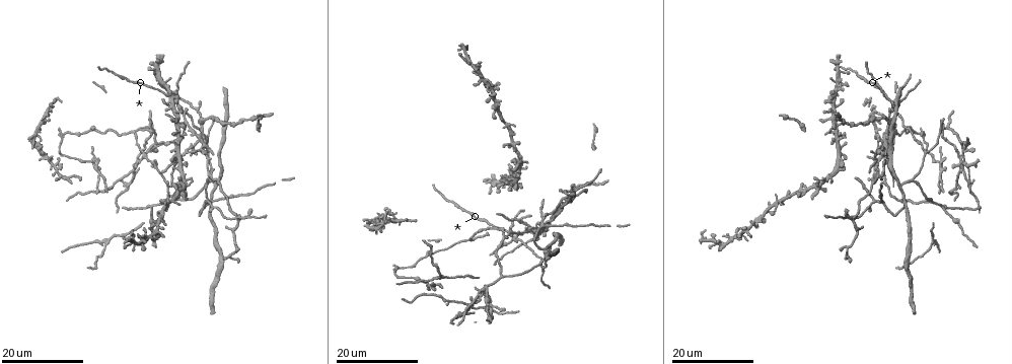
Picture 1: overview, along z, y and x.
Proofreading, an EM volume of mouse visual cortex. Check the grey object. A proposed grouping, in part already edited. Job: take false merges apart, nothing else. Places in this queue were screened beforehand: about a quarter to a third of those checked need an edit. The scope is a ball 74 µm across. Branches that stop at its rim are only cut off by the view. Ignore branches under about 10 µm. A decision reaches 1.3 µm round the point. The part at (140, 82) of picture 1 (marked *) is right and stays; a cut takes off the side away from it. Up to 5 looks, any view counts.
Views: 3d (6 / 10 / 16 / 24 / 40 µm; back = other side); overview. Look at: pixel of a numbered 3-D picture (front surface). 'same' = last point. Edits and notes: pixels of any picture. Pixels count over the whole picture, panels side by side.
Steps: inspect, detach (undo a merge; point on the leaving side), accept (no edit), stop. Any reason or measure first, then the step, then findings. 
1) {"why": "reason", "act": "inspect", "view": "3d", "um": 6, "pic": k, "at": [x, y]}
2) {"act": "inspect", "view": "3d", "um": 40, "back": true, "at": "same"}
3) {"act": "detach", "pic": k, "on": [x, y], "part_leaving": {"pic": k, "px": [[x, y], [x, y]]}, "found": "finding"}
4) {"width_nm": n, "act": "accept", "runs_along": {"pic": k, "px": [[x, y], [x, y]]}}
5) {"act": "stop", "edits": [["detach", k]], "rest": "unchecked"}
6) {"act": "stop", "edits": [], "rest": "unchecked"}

{"why": "four or more arms meet", "act": "inspect", "view": "3d", "um": 16, "pic": 1, "at": [515, 238]}

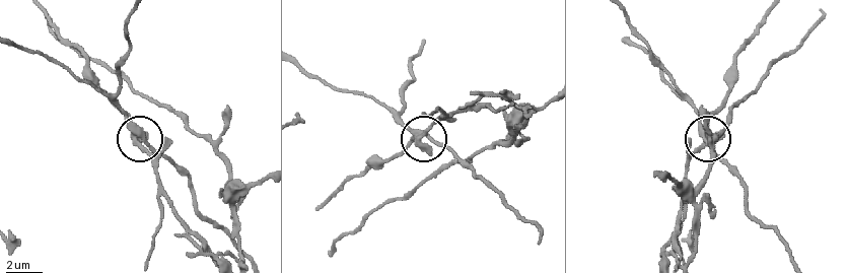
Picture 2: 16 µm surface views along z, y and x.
{"act": "inspect", "view": "3d", "um": 6, "pic": 2, "at": [422, 136]}

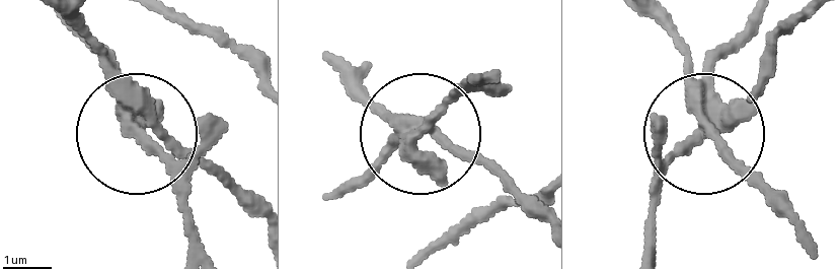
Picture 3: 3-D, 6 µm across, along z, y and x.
{"act": "inspect", "view": "3d", "um": 6, "back": true, "pic": 3, "at": [419, 133]}

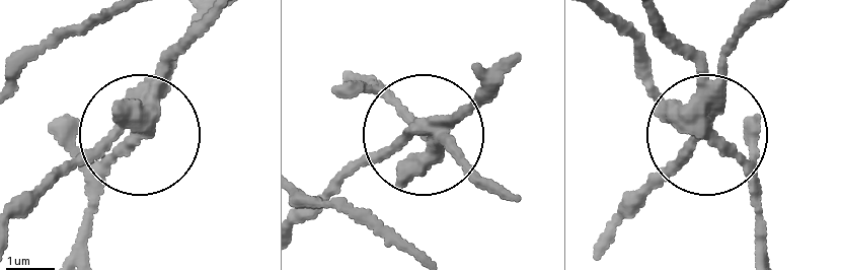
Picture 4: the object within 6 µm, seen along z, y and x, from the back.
{"width_nm": 280, "act": "detach", "pic": 4, "on": [181, 41], "part_leaving": {"pic": 4, "px": [[154, 103], [97, 183], [82, 256]]}, "found": "a second neuron is stuck on"}

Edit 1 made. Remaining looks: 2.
{"why": "side arm on a straight run", "act": "inspect", "view": "3d", "um": 16, "pic": 1, "at": [151, 208]}

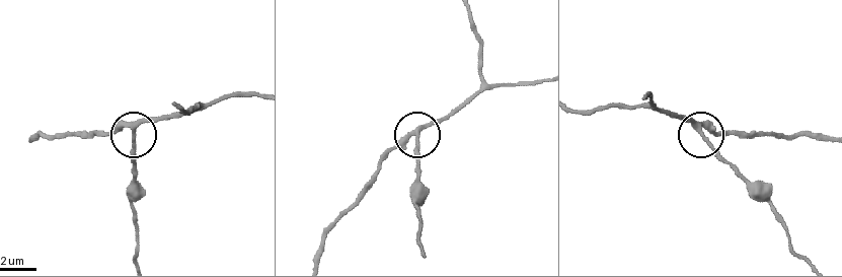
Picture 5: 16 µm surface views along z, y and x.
{"act": "inspect", "view": "3d", "um": 6, "pic": 5, "at": [699, 129]}

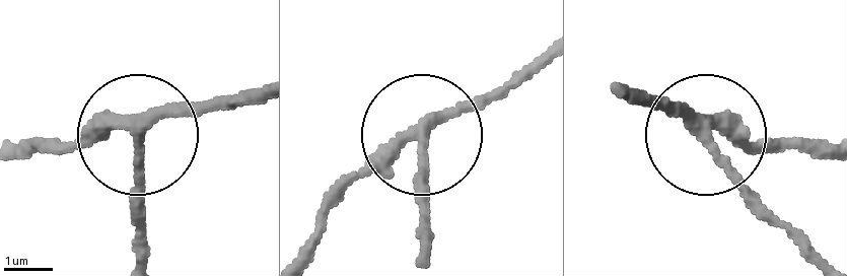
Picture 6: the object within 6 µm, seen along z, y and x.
{"act": "accept", "runs_along": {"pic": 6, "px": [[622, 87], [695, 124], [812, 254]]}, "found": "one neuron here"}

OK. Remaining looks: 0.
{"act": "stop", "edits": [["detach", 4]], "rest": "unchecked"}

